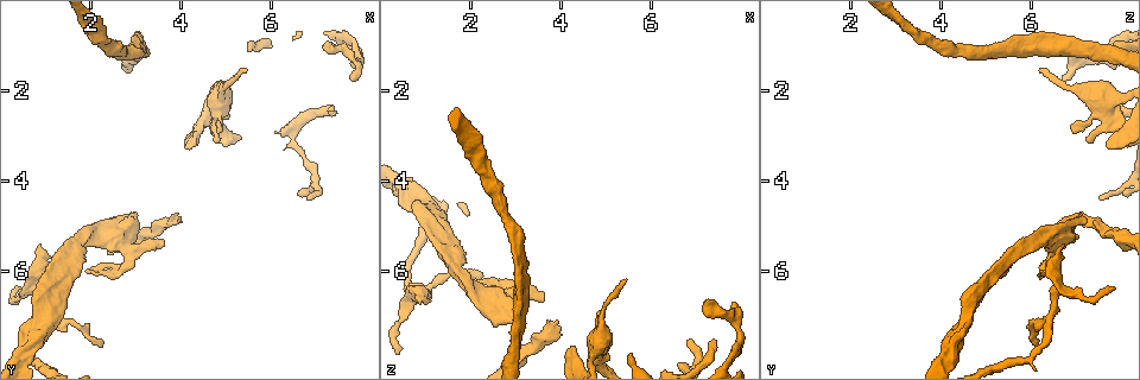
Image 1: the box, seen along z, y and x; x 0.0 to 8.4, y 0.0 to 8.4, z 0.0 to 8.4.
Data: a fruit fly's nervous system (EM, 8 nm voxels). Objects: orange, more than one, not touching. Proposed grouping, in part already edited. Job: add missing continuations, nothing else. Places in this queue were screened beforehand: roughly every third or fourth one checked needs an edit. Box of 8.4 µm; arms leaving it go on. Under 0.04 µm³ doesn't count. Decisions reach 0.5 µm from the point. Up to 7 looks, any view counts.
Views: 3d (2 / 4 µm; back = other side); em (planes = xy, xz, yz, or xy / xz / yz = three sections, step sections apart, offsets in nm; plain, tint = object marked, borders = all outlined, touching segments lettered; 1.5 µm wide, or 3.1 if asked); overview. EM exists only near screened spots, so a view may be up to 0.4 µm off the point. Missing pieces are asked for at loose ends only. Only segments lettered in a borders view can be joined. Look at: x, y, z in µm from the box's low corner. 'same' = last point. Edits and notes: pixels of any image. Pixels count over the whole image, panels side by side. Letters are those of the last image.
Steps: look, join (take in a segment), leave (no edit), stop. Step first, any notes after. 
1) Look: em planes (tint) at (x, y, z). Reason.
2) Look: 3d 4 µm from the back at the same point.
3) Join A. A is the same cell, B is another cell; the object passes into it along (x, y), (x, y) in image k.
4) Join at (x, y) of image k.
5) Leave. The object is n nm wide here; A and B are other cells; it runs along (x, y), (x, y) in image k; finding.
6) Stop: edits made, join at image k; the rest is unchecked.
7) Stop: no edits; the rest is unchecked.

Look: em xy step 8 (tint) at (4.15, 3.30, 7.65). Free end.

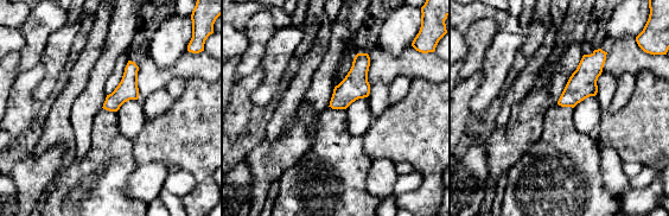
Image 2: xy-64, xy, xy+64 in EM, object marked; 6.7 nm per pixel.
Look: em planes (borders) at the same point. Another direction.

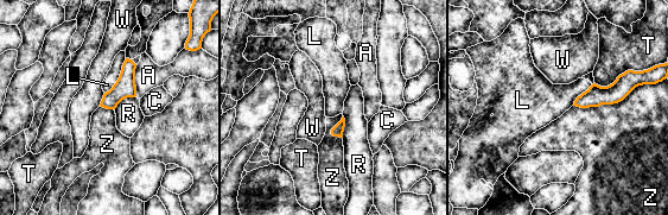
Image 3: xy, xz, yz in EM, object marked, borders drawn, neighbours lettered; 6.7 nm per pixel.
Leave. The longest contact is with Z, 480 nm; A, C, L, R, T, W and Z are other cells; a border runs along (592, 84), (572, 105) in image 3; none of them fits.

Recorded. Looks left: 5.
Look: 3d 4 µm at (2.30, 7.55, 6.10). Free end.

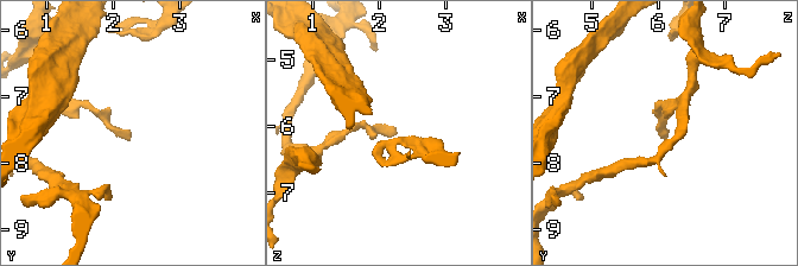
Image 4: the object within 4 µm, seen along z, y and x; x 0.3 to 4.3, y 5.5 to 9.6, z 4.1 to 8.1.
Look: em xy step 8 (borders) at (2.25, 7.55, 6.15).

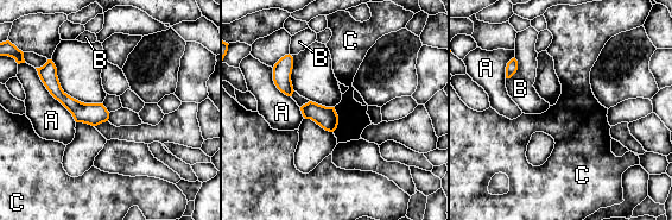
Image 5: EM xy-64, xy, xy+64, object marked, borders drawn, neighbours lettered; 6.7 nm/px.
Leave. A, B and C are other cells; it runs along (52, 70), (71, 105), (105, 118) in image 5; none of them fits.

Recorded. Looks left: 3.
Look: em planes (plain) at (0.90, 5.45, 6.75).

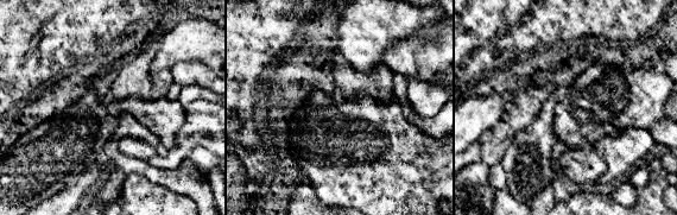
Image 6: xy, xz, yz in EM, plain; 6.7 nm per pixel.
Look: em planes (borders) at the same point.

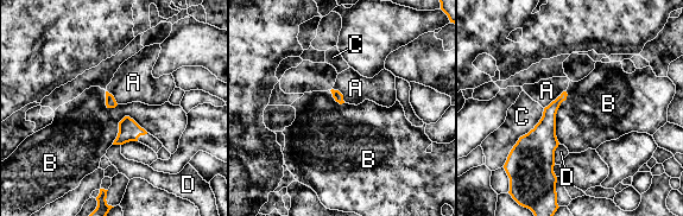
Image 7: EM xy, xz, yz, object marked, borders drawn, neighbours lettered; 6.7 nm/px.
Leave. A, B, C and D are other cells; a border runs along (567, 91), (556, 114), (558, 143) in image 7; none of them fits.

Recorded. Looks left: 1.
Stop: no edits; the rest is unchecked.

